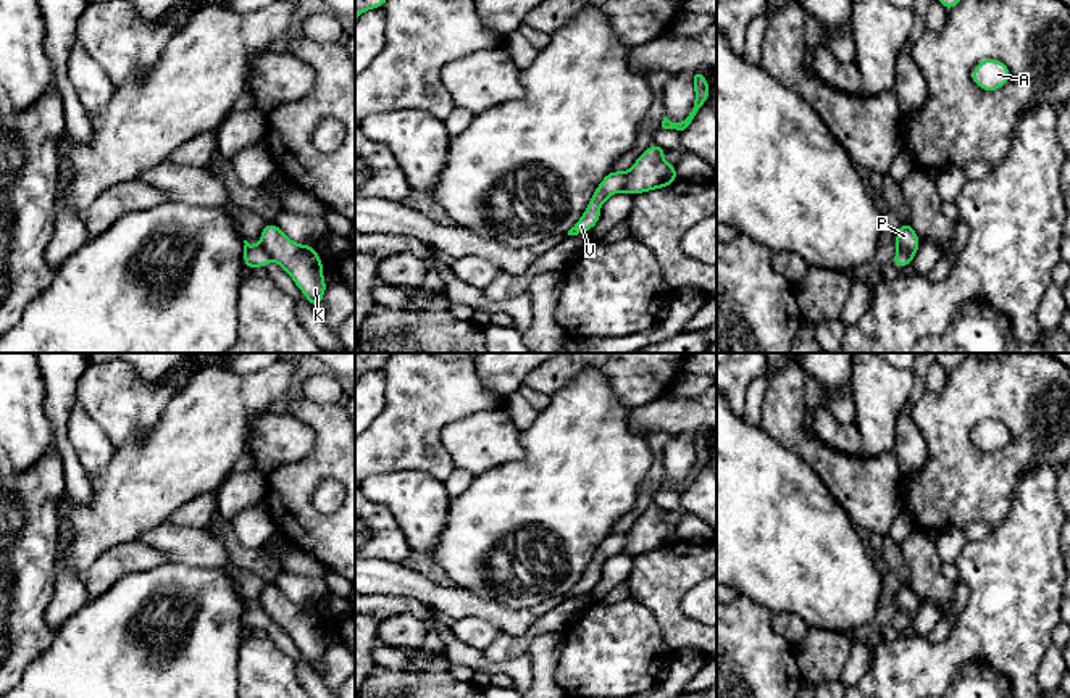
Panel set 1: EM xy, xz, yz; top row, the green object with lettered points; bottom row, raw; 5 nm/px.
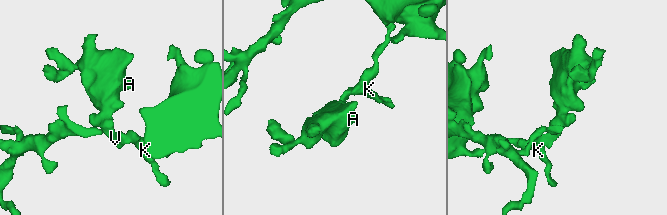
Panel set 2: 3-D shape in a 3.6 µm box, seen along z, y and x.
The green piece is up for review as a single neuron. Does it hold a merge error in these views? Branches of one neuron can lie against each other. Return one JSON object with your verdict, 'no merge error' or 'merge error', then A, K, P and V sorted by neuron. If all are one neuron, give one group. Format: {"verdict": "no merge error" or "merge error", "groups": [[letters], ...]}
{"verdict": "merge error", "groups": [["A", "V"], ["K", "P"]]}

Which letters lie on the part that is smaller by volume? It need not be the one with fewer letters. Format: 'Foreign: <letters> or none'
Foreign: A, V

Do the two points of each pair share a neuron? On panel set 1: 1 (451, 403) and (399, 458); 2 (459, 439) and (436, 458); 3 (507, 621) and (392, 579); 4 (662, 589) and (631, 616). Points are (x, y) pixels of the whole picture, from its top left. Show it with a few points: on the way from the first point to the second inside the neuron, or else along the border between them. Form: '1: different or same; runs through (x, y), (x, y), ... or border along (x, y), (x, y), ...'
1: same; runs through (438, 416), (409, 445)
2: different; border along (463, 416), (441, 432), (441, 444), (457, 468)
3: same; runs through (478, 606), (452, 603), (422, 589)
4: different; border along (630, 597), (651, 613), (664, 639)

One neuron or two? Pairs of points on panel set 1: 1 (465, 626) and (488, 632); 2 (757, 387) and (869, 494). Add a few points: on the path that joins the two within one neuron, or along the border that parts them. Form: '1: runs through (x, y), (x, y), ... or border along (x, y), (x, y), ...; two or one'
1: runs through (470, 631), (483, 632); one
2: border along (762, 376), (764, 403), (759, 424); two

